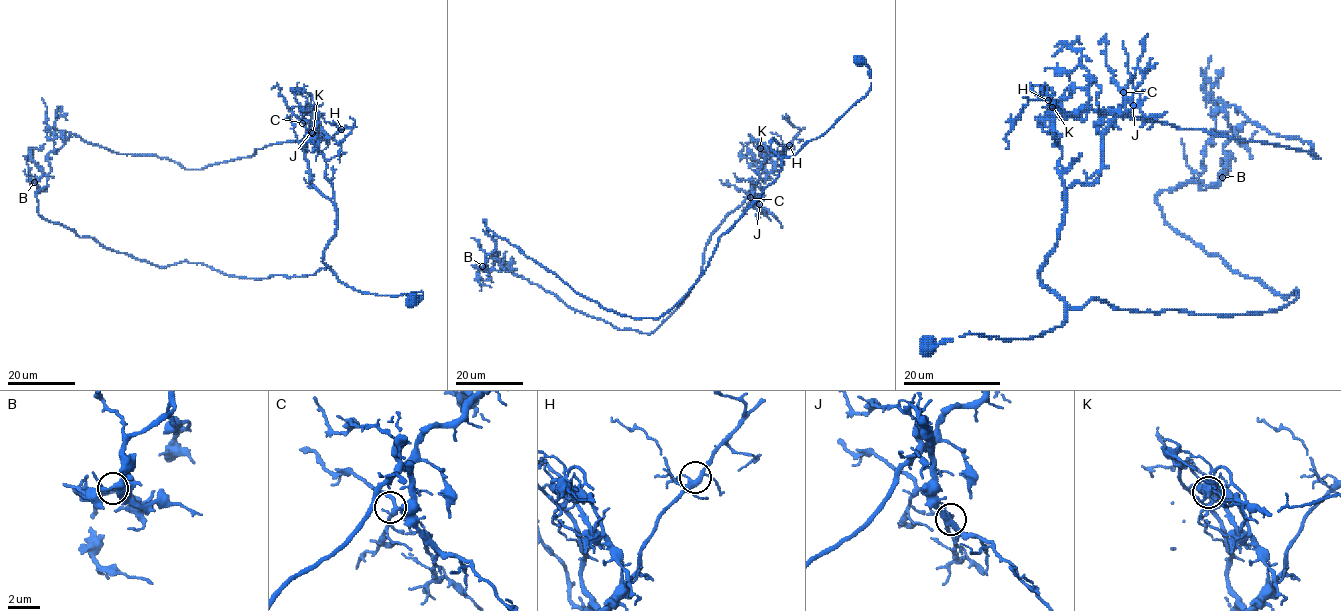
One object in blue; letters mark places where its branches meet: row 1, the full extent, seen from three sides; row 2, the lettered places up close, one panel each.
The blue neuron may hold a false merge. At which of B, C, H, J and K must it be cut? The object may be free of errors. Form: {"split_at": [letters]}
{"split_at": ["K"]}

